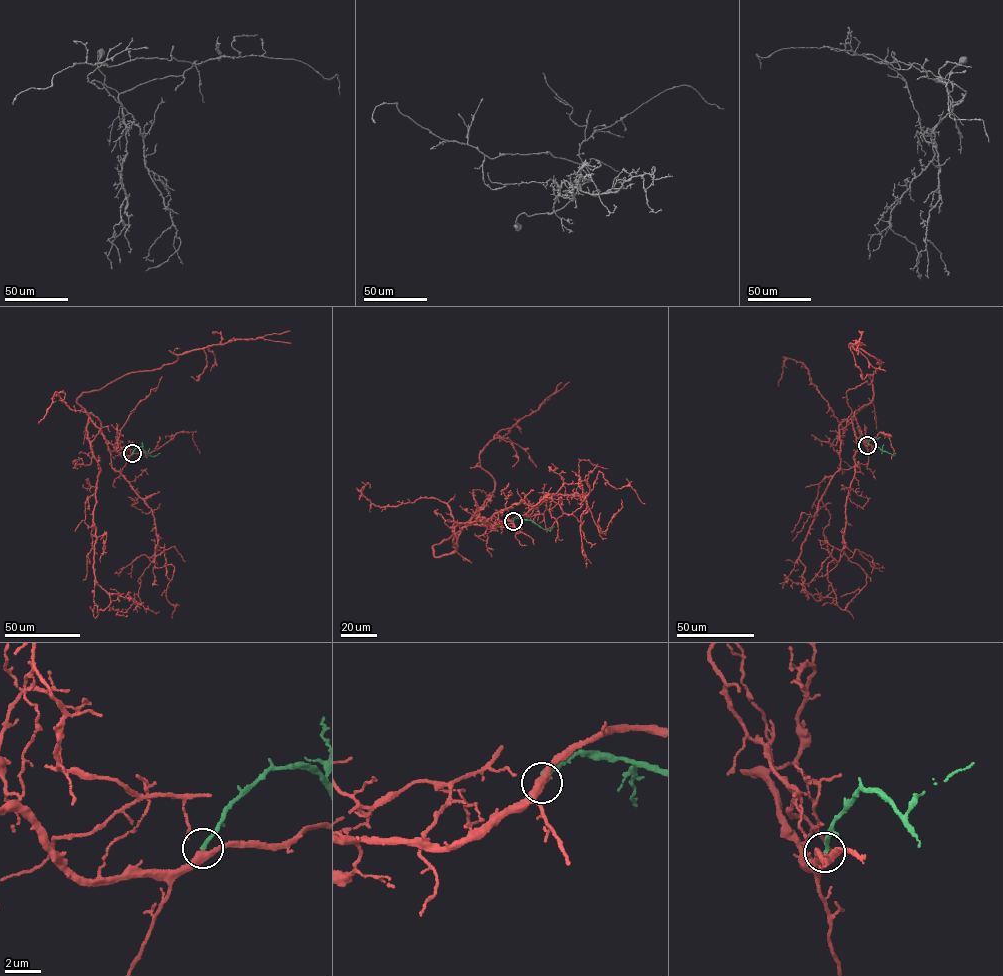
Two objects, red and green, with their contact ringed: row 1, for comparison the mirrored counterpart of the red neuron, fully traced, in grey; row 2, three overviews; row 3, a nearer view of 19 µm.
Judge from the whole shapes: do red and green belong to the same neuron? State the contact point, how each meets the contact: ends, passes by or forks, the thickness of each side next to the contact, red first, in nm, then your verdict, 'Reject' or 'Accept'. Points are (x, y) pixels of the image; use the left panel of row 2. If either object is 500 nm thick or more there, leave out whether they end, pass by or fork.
Place: (132, 453). At the ring red passes by. At the ring green ends. Thickness 380 nm (red) against 200 nm. Accept

